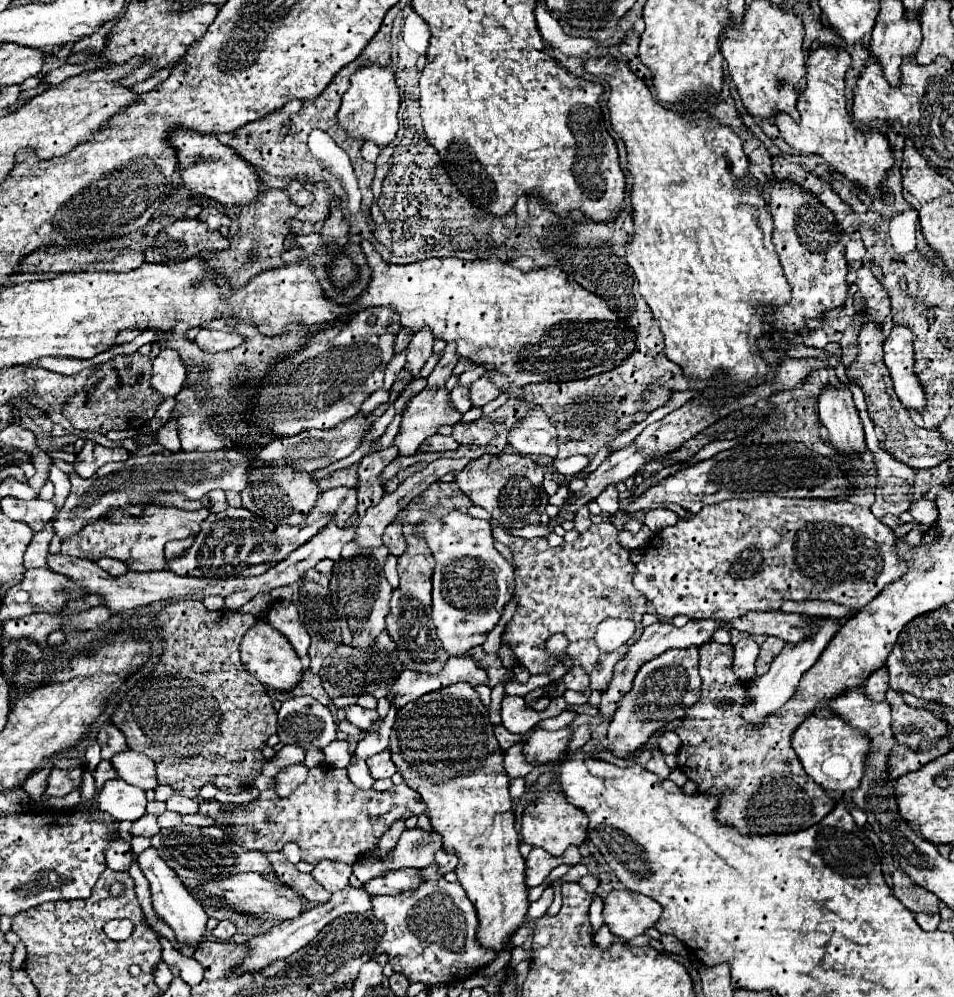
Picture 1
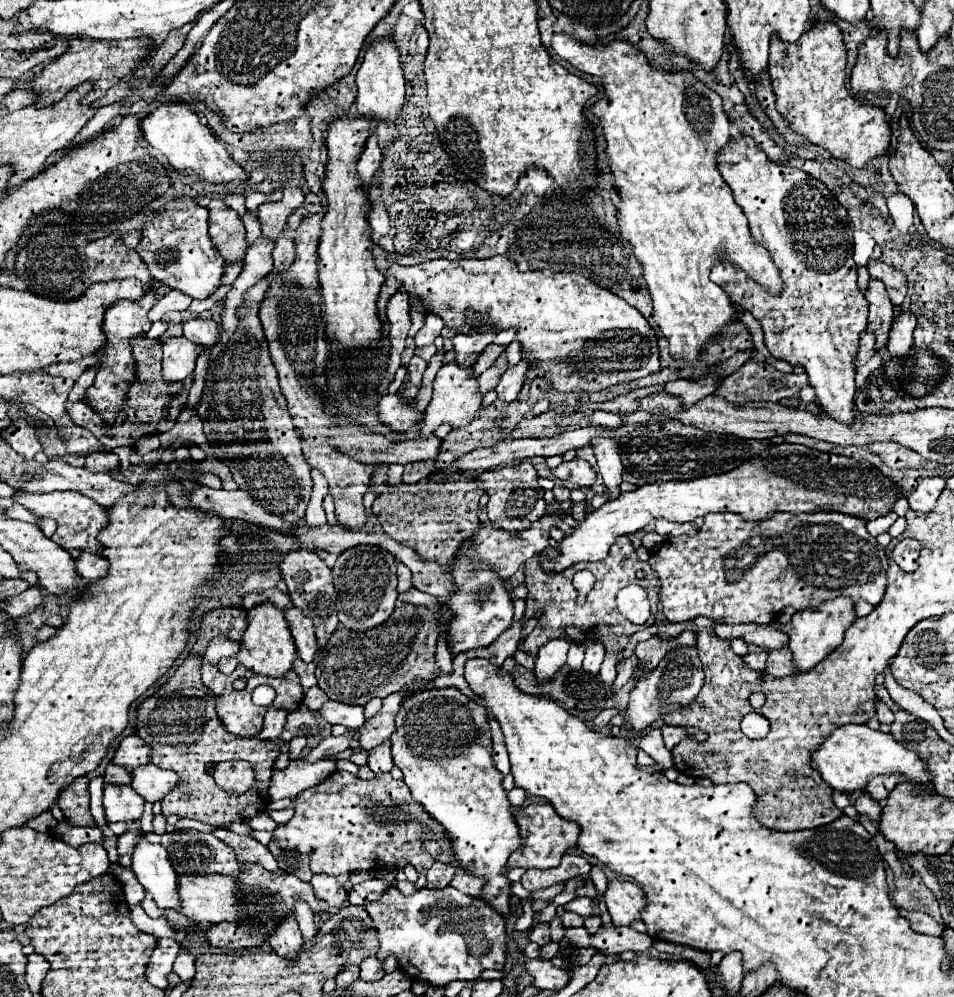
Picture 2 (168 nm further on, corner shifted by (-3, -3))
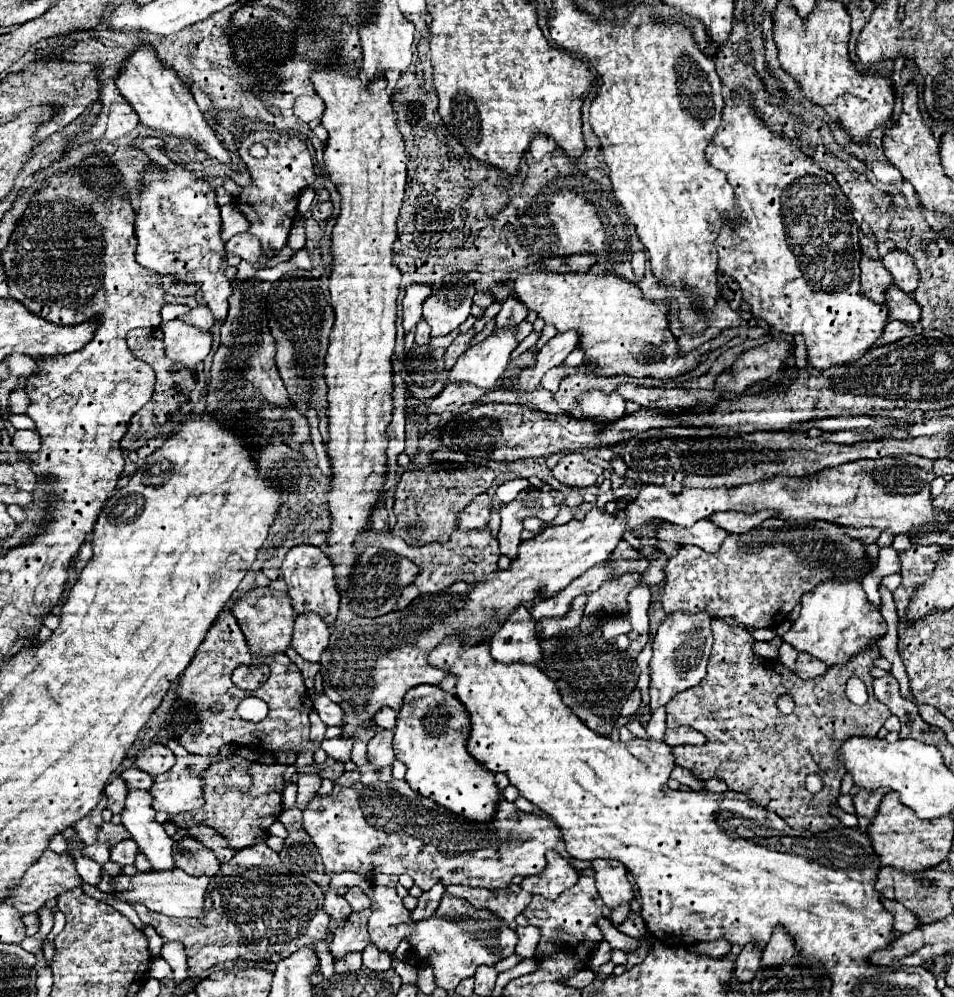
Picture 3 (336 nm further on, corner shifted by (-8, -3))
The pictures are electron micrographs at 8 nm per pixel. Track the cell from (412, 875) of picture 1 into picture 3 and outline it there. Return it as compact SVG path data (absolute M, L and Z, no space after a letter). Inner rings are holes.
M358 887L348 889L348 893L346 893L344 897L346 897L346 901L350 903L350 907L352 907L354 911L362 911L362 909L370 907L370 899L366 899L364 891L362 891L362 889L358 889Z

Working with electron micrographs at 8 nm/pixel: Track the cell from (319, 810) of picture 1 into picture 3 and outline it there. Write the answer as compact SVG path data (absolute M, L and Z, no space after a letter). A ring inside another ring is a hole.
M364 765L354 771L354 777L350 773L344 773L344 781L336 781L332 795L316 795L304 811L304 827L318 847L328 875L344 871L362 875L408 873L422 891L432 889L432 885L436 885L438 881L444 887L470 885L486 889L506 889L514 875L538 875L546 867L544 853L548 849L554 849L560 841L562 833L558 831L558 827L554 827L554 823L550 823L550 819L538 817L534 813L526 815L504 797L500 797L498 801L494 819L490 819L488 823L470 823L466 817L460 819L436 801L414 793L406 781L392 781L392 775L388 775L386 771L388 767L376 769L374 765Z

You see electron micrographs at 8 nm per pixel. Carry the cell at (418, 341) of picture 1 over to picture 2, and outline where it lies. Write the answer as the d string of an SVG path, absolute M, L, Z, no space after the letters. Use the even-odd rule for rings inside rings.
M425 315L425 325L423 325L423 329L415 335L417 347L425 347L425 345L433 343L433 341L439 337L439 333L441 333L443 327L445 327L445 325L441 323L441 317L439 317L439 315Z

